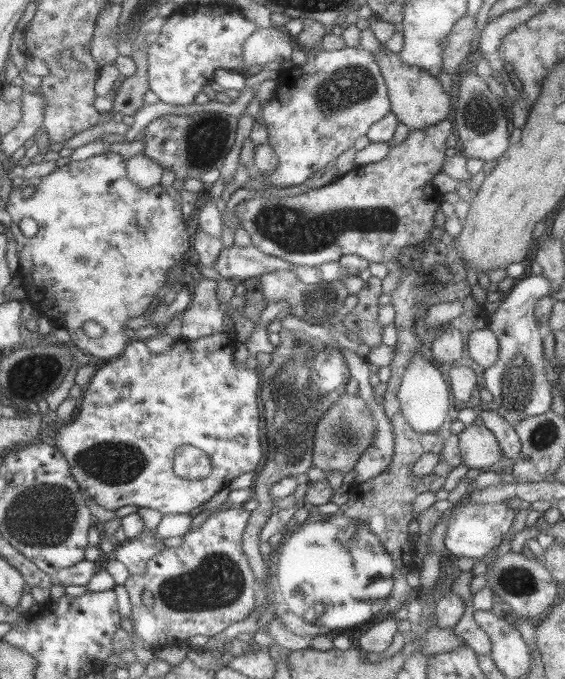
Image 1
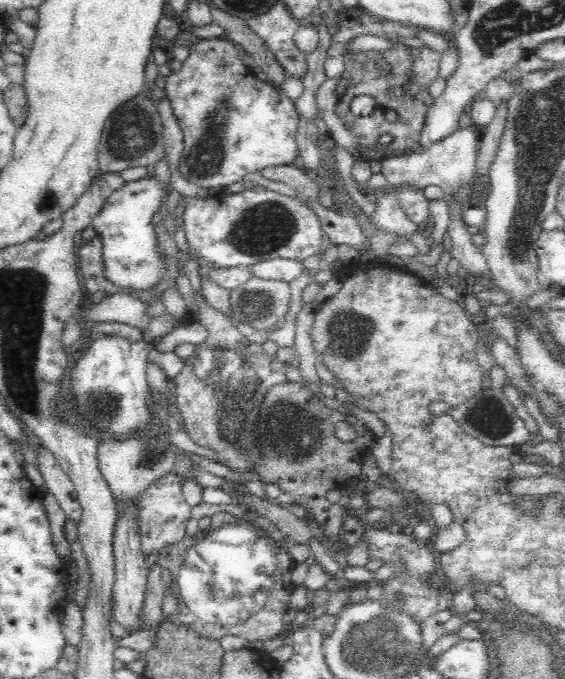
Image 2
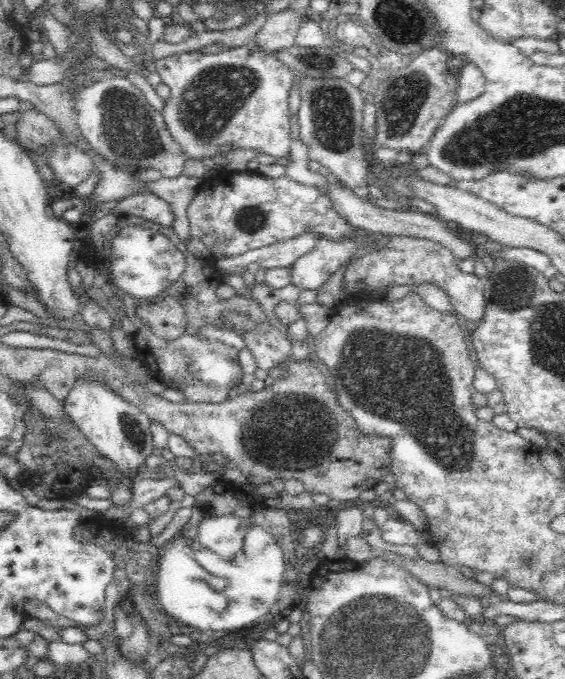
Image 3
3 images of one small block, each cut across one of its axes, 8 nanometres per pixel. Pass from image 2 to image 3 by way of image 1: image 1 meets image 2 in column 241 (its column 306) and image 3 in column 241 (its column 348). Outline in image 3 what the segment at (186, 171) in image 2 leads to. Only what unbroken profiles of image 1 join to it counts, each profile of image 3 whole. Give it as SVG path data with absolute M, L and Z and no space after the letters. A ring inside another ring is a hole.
M230 47L220 52L204 52L204 51L189 51L172 54L172 56L164 56L154 62L154 66L161 77L161 82L169 86L170 94L165 98L164 108L162 110L163 117L168 127L169 133L173 139L179 144L184 156L188 160L200 162L202 158L211 158L222 152L222 148L230 148L230 150L254 150L260 152L259 154L268 154L274 158L286 158L290 154L290 144L292 138L290 137L290 111L288 107L288 97L290 90L294 89L295 73L286 64L282 64L277 58L266 52L251 49L250 47Z

